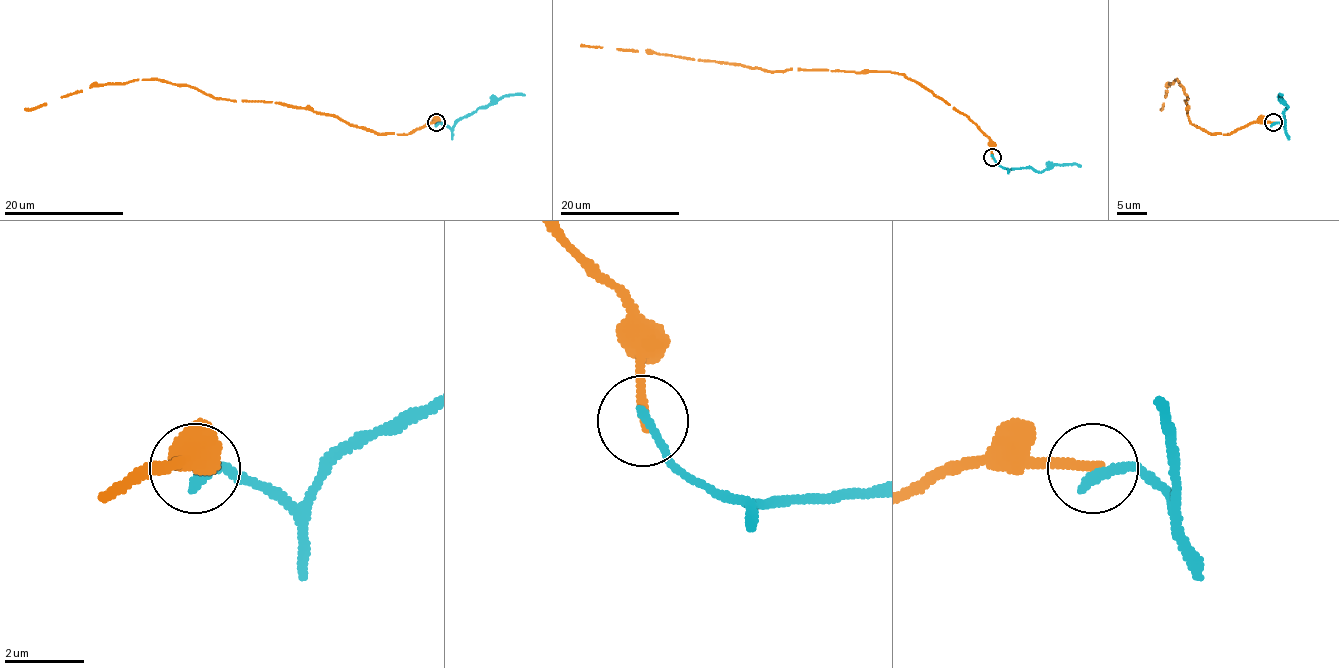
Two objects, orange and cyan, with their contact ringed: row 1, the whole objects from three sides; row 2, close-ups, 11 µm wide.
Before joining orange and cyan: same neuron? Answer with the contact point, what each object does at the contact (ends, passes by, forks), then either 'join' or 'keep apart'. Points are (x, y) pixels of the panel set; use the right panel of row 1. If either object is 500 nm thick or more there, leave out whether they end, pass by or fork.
at (1273, 122); orange ends there; cyan ends there; keep apart

